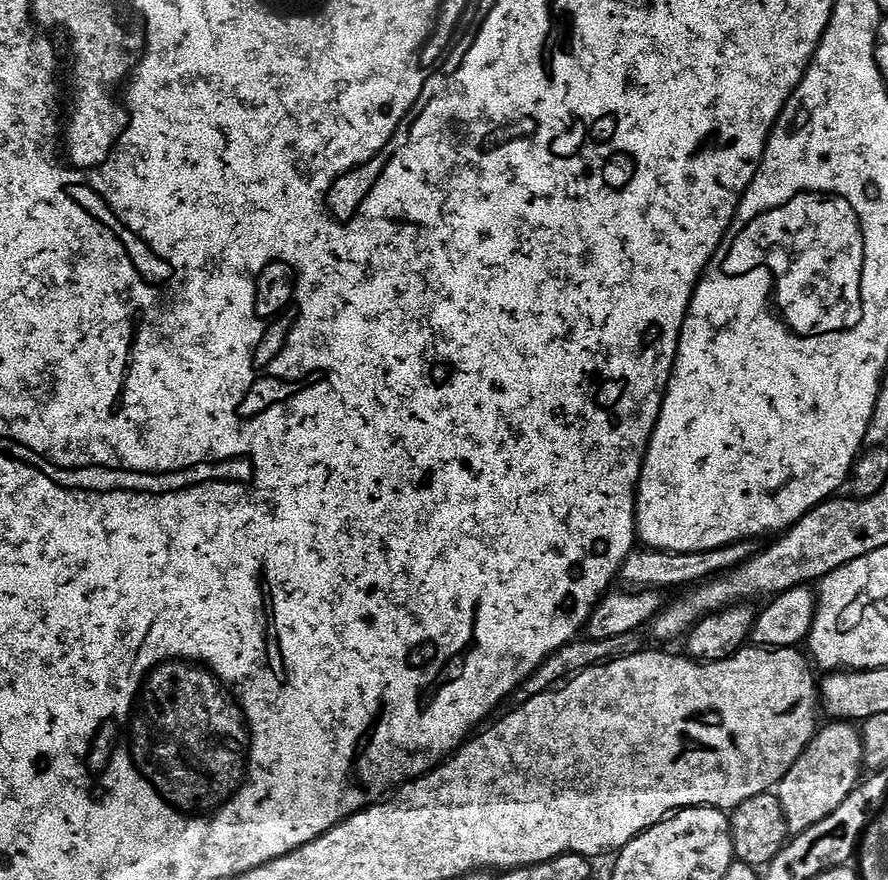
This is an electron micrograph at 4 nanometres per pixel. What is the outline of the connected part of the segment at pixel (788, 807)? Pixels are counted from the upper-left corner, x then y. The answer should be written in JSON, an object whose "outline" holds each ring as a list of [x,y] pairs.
{"outline":[[[832,722],[829,725],[829,728],[821,727],[817,731],[808,749],[778,785],[780,805],[791,833],[802,833],[828,815],[833,815],[862,780],[860,768],[863,769],[865,763],[860,728],[848,722]]]}

